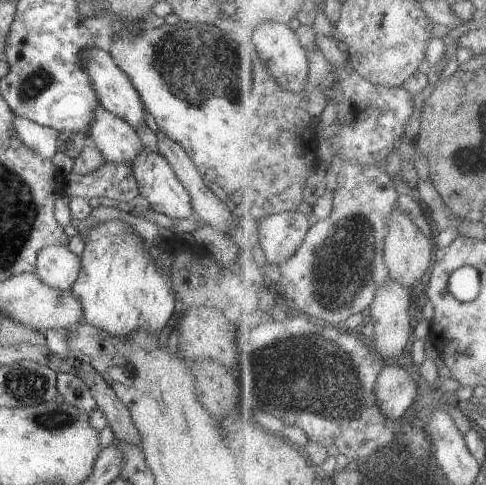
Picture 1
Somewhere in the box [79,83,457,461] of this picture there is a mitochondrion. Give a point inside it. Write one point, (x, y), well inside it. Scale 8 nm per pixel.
(328, 379)

